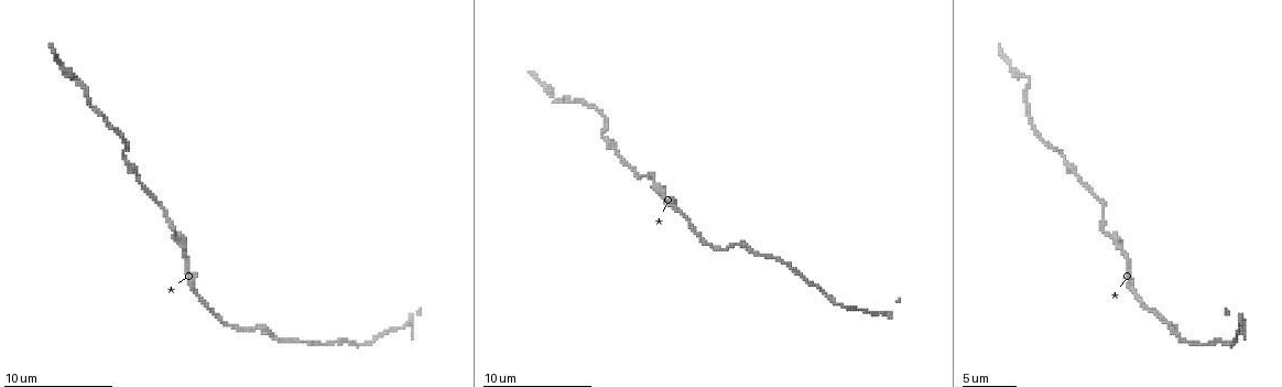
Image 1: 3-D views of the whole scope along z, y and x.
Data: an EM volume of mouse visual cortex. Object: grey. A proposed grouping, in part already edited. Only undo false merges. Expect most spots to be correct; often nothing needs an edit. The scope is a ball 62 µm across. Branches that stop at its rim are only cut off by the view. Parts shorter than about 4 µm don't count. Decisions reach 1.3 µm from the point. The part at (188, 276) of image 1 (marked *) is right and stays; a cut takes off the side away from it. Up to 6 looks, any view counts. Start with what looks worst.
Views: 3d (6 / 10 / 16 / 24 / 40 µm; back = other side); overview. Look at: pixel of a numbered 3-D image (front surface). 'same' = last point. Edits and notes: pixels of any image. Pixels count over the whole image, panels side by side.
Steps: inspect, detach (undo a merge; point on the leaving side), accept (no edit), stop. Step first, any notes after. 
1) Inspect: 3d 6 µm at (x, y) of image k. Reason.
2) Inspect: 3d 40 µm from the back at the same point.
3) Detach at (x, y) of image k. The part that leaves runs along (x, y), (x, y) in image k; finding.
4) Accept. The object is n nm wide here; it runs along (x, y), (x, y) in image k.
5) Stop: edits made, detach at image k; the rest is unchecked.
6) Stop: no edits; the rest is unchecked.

Inspect: 3d 16 µm at (553, 100) of image 1. Thick turns thin.

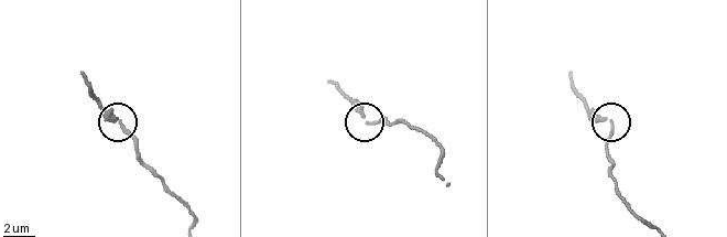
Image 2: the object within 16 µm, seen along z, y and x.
Accept. It runs along (192, 225), (181, 198), (144, 163), (118, 121), (90, 97) in image 2; continuous, no second cell.

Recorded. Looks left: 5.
Inspect: 3d 16 µm at (173, 224) of image 1. Calibre changes.

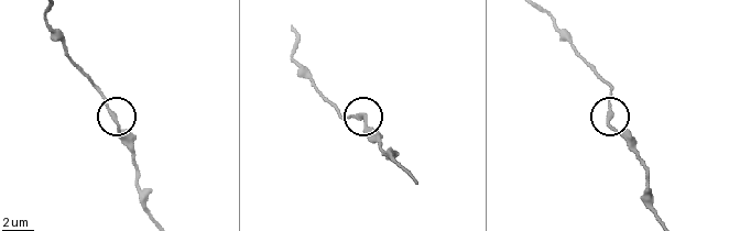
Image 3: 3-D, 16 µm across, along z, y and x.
Inspect: 3d 16 µm from the back at (608, 117) of image 3.

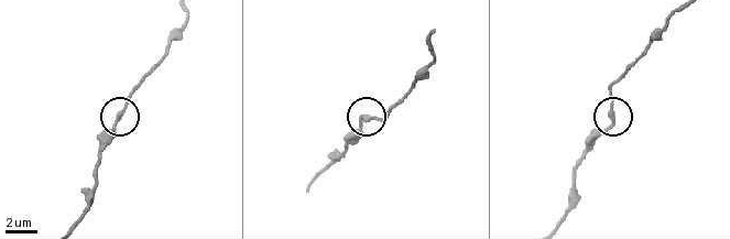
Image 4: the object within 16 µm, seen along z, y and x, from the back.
Accept. It runs along (94, 189), (99, 148), (140, 86) in image 4; all the same cell.

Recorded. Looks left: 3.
Inspect: 3d 6 µm at (257, 326) of image 1.

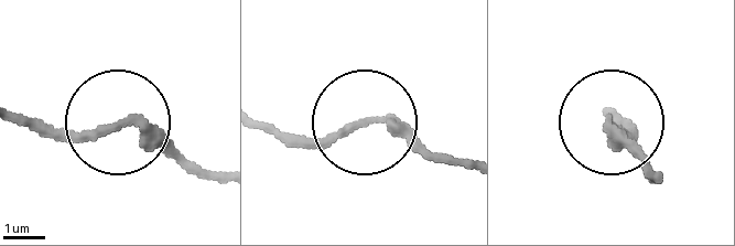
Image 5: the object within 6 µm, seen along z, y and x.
Inspect: 3d 6 µm from the back at (361, 126) of image 5. Other side.

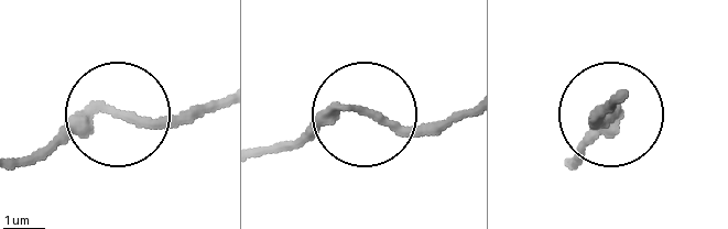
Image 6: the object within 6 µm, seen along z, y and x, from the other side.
Accept. It runs along (220, 100), (189, 113), (84, 113), (34, 153) in image 6; continuous, no second cell.

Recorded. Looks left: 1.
Stop: no edits; the rest is unchecked.

